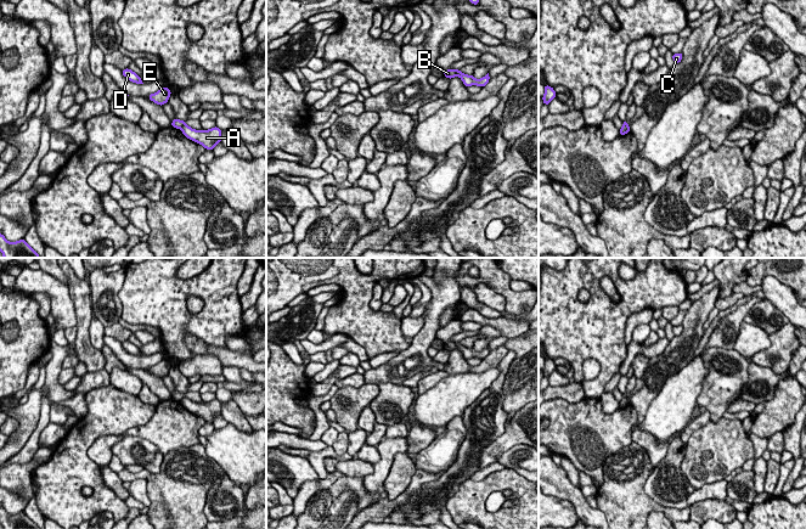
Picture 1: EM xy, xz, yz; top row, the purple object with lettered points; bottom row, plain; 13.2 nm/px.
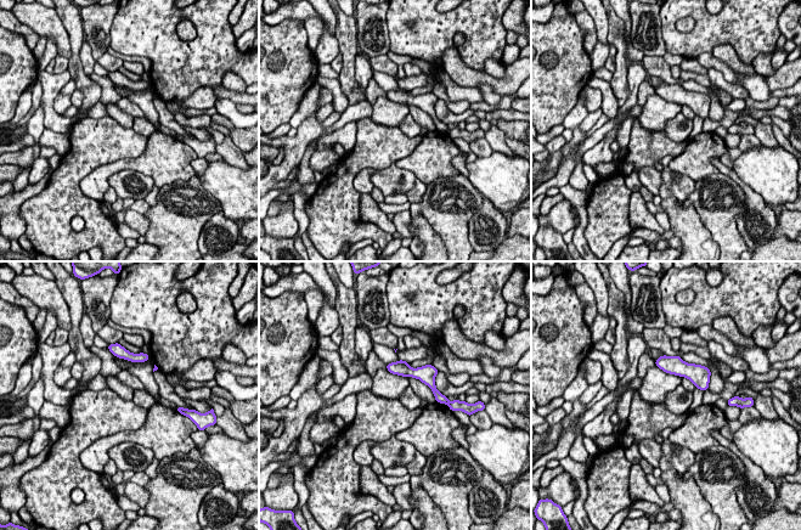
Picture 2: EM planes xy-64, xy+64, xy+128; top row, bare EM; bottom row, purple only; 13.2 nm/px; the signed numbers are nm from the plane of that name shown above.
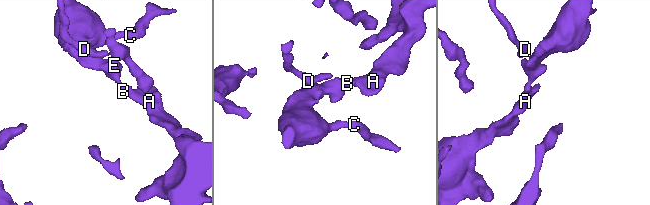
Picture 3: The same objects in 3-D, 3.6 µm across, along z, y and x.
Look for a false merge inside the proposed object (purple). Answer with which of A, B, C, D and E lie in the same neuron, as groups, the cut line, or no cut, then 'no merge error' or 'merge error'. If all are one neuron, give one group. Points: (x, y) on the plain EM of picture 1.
A / B C D E; cut in xz along (454, 342), (456, 347); merge error

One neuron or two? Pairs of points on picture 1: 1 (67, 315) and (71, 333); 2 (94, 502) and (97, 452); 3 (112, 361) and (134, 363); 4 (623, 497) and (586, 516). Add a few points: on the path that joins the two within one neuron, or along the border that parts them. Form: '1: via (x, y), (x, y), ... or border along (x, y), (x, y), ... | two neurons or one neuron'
1: border along (75, 325), (68, 326), (65, 330) | two neurons
2: border along (103, 435), (88, 450), (100, 468) | two neurons
3: border along (105, 343), (127, 366) | two neurons
4: border along (597, 507), (606, 516) | two neurons

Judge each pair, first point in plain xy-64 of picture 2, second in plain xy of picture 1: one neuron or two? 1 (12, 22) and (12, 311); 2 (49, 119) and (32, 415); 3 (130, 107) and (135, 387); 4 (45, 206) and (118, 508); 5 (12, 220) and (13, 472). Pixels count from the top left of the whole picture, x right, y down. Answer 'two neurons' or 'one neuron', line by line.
1: two neurons
2: one neuron
3: two neurons
4: one neuron
5: one neuron

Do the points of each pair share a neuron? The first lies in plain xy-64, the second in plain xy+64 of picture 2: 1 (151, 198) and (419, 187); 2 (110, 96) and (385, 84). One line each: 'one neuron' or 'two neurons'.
1: one neuron
2: two neurons

